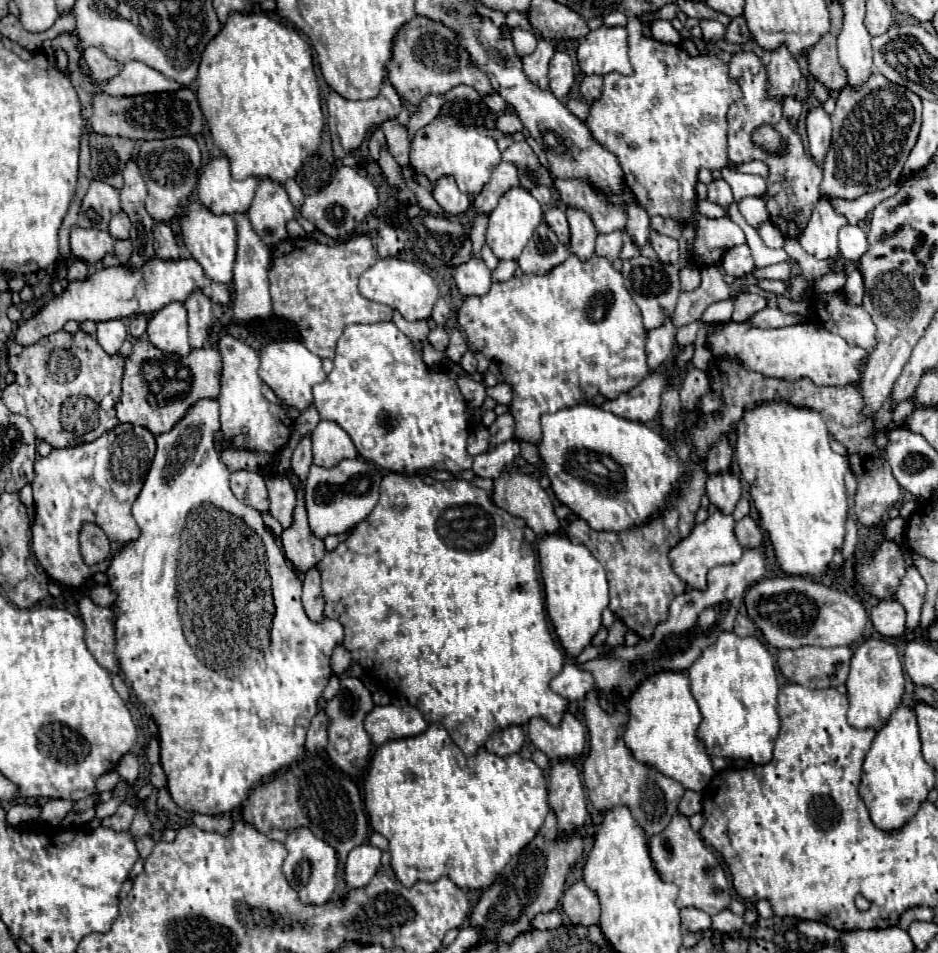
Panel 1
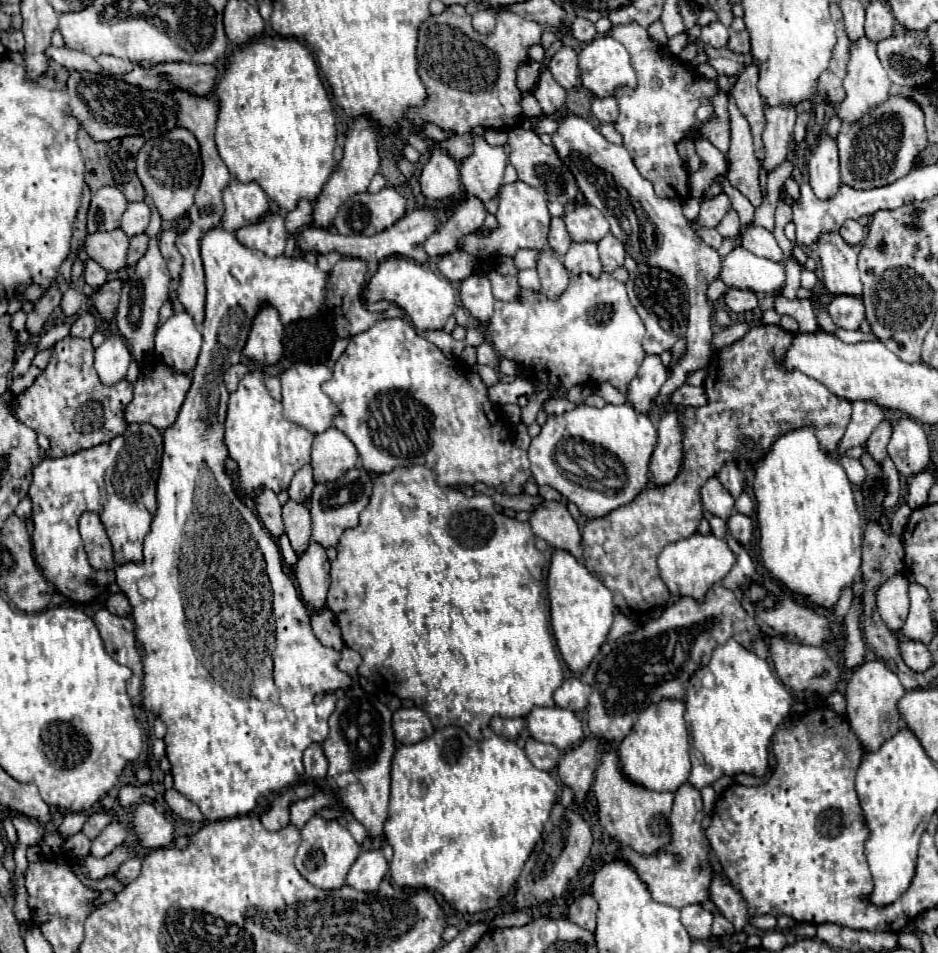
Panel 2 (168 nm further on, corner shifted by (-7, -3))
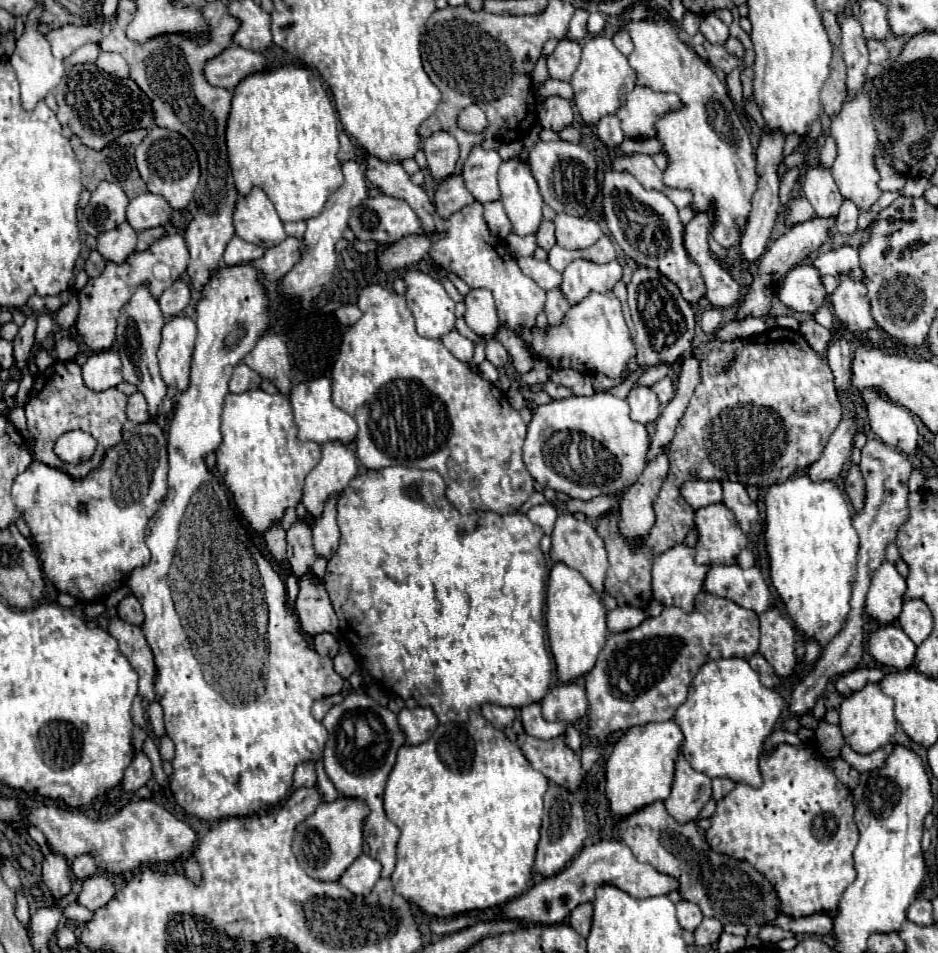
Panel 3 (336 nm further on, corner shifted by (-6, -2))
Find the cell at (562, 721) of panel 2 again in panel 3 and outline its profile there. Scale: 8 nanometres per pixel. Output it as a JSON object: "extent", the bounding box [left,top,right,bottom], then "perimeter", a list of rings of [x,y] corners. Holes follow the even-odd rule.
{"extent":[520,703,566,739],"perimeter":[[[538,703],[522,707],[520,709],[520,717],[522,717],[524,731],[528,735],[532,735],[532,737],[538,737],[538,739],[554,739],[560,733],[564,733],[564,729],[566,729],[566,725],[560,723],[560,721],[554,721],[554,723],[544,721]]]}

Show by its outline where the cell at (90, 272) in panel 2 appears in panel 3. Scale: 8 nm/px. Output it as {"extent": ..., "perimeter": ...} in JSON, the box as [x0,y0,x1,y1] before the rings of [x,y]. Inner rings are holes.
{"extent":[86,251,106,277],"perimeter":[[[90,251],[90,257],[86,259],[86,273],[90,277],[98,277],[106,267],[106,259],[98,251]]]}

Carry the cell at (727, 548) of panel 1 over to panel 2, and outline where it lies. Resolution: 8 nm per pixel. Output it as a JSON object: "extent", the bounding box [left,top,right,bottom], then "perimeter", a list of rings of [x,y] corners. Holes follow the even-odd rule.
{"extent":[657,532,737,600],"perimeter":[[[695,532],[691,538],[677,540],[669,544],[657,558],[661,578],[671,590],[671,594],[681,594],[681,596],[691,596],[695,600],[703,600],[705,592],[709,590],[711,584],[721,582],[729,570],[735,566],[737,554],[729,548],[729,544],[721,538],[717,538],[713,532],[709,534],[699,534]]]}

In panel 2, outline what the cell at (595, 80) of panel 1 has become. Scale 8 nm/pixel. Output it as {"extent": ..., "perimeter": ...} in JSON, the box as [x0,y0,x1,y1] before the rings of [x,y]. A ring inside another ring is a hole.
{"extent":[591,96,619,124],"perimeter":[[[613,96],[595,98],[591,110],[599,122],[609,122],[609,124],[613,124],[617,120],[617,114],[619,114],[619,108],[617,108],[617,102]]]}

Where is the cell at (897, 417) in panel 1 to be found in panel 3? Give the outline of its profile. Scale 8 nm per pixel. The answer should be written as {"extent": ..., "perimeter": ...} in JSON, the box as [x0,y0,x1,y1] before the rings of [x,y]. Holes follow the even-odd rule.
{"extent":[866,561,906,625],"perimeter":[[[884,561],[872,577],[866,595],[866,613],[878,623],[886,625],[898,619],[902,611],[902,597],[906,593],[906,579],[902,579],[894,565]]]}

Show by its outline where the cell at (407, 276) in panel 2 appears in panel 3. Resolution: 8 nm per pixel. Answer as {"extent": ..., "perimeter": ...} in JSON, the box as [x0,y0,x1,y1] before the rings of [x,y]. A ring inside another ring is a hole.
{"extent":[404,271,456,339],"perimeter":[[[408,271],[404,281],[408,285],[406,301],[414,313],[416,331],[430,339],[442,339],[448,335],[456,323],[456,303],[448,297],[442,283],[422,271]]]}

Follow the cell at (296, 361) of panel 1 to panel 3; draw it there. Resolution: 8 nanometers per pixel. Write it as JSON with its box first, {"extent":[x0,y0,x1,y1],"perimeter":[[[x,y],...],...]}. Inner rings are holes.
{"extent":[290,377,356,445],"perimeter":[[[326,377],[296,385],[290,393],[290,405],[294,411],[294,421],[298,425],[300,441],[314,441],[318,445],[324,445],[328,441],[340,441],[344,445],[350,445],[356,439],[356,421],[330,401],[330,381]]]}

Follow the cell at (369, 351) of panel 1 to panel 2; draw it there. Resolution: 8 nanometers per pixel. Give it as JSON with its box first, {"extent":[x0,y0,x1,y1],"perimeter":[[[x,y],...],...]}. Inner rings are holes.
{"extent":[323,318,531,494],"perimeter":[[[401,318],[381,320],[367,332],[353,336],[343,356],[335,362],[333,378],[325,382],[323,390],[339,410],[333,418],[333,426],[347,434],[357,446],[363,466],[369,472],[383,474],[397,466],[423,464],[437,472],[437,484],[441,486],[471,486],[475,482],[483,482],[499,488],[505,484],[509,494],[521,494],[523,484],[531,476],[527,452],[517,448],[509,440],[509,434],[503,438],[505,420],[501,416],[499,424],[499,412],[495,404],[491,404],[487,386],[479,380],[475,370],[469,370],[467,364],[463,366],[455,358],[447,358],[437,346],[421,338],[415,328]]]}

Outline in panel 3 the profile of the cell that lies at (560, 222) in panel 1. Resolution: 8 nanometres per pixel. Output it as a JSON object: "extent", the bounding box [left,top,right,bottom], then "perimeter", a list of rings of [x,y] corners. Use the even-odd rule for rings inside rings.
{"extent":[536,221,556,251],"perimeter":[[[542,221],[538,231],[536,231],[536,243],[538,247],[550,251],[556,245],[556,237],[554,237],[554,223],[552,221]]]}

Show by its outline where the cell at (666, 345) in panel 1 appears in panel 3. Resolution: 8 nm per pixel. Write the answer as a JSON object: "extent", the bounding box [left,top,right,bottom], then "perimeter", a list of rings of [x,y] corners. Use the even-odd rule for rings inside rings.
{"extent":[626,387,660,425],"perimeter":[[[650,387],[632,389],[630,395],[626,397],[626,401],[630,405],[630,417],[636,423],[650,425],[660,415],[660,403],[658,403],[658,399]]]}

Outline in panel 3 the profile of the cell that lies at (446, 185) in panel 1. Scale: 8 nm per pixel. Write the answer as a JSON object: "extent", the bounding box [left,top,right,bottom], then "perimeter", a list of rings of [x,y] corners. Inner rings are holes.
{"extent":[422,131,458,179],"perimeter":[[[440,131],[426,137],[422,149],[428,159],[428,169],[436,179],[446,179],[454,173],[458,161],[458,143],[452,133]]]}

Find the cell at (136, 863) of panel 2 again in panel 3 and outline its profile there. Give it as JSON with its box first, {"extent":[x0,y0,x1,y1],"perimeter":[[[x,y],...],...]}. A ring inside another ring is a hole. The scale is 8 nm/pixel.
{"extent":[76,873,116,911],"perimeter":[[[100,873],[100,875],[94,875],[82,883],[82,891],[78,893],[76,903],[84,905],[90,911],[96,911],[96,909],[104,907],[114,897],[114,893],[116,893],[114,879]]]}

